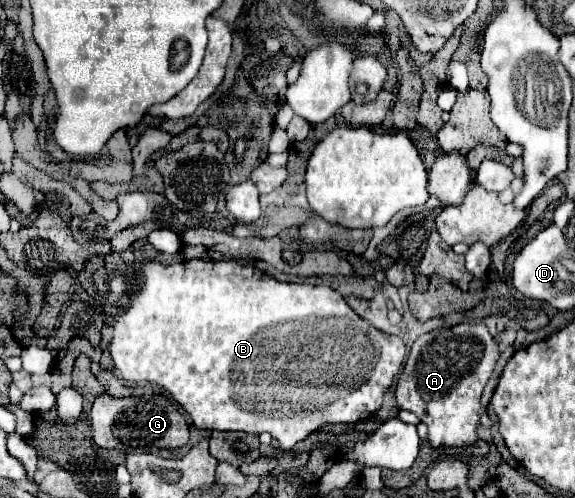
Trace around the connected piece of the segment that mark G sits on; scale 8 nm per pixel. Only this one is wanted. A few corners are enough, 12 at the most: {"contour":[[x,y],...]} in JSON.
{"contour":[[100,394],[90,412],[100,448],[154,452],[188,442],[164,394]]}

